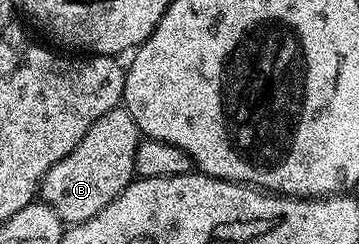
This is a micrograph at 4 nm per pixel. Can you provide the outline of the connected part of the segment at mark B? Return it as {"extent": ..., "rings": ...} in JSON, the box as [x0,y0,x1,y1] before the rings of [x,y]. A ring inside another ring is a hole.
{"extent":[41,107,140,226],"rings":[[[126,107],[109,110],[109,114],[97,118],[97,122],[89,126],[85,138],[77,142],[75,149],[61,158],[49,174],[45,174],[41,189],[42,203],[48,204],[67,226],[93,218],[136,179],[135,155],[140,139],[137,122],[133,122]]]}

